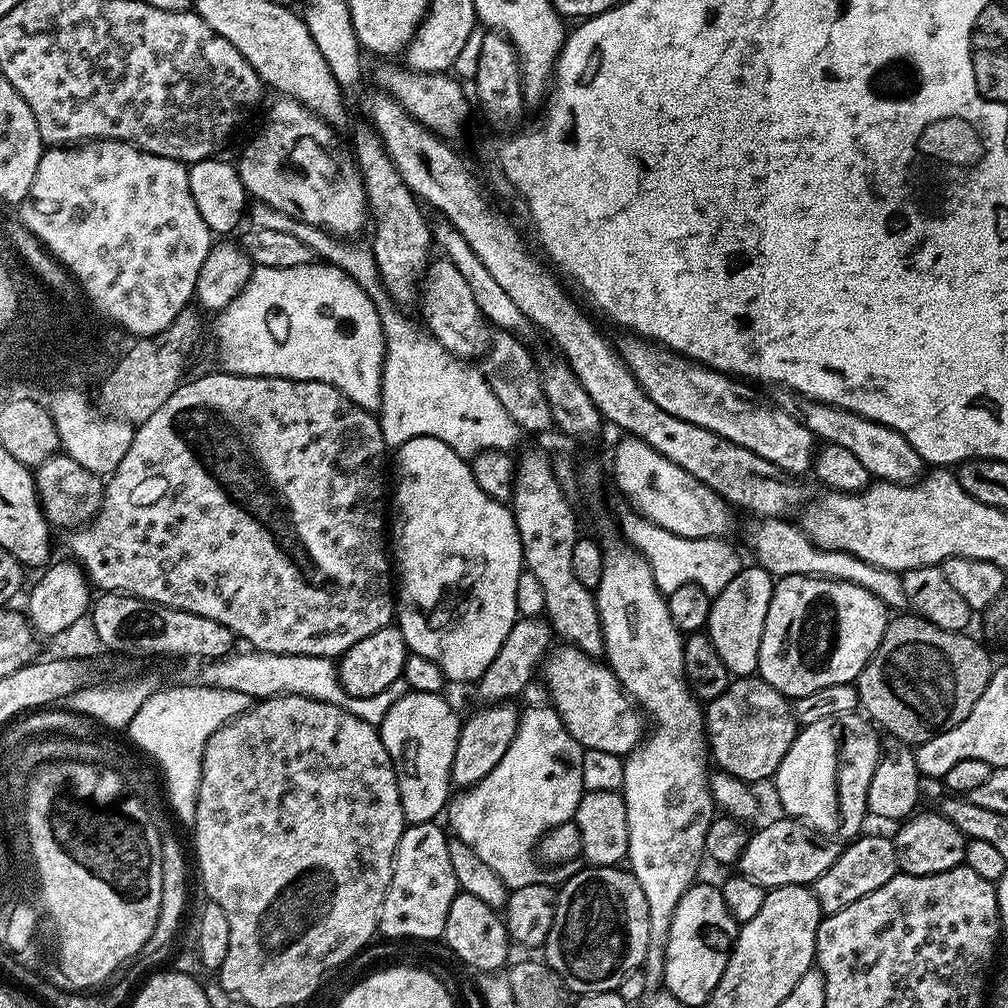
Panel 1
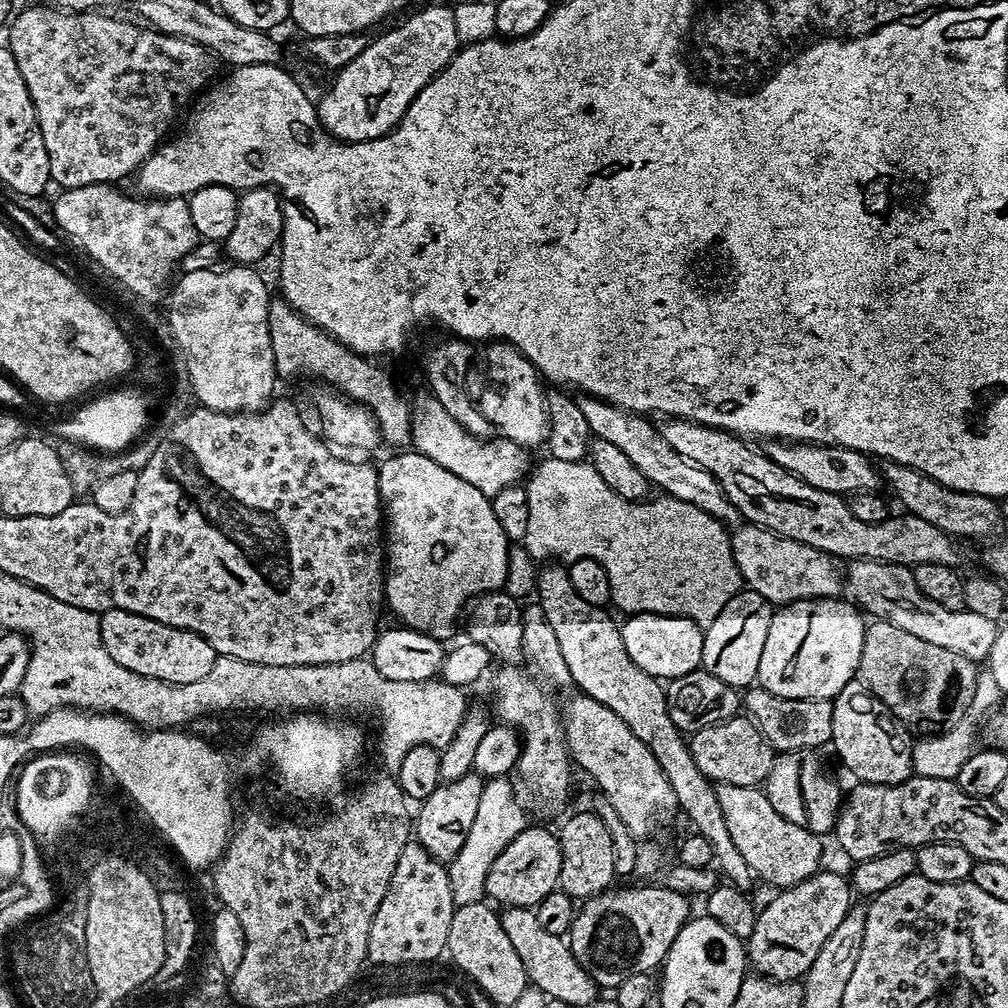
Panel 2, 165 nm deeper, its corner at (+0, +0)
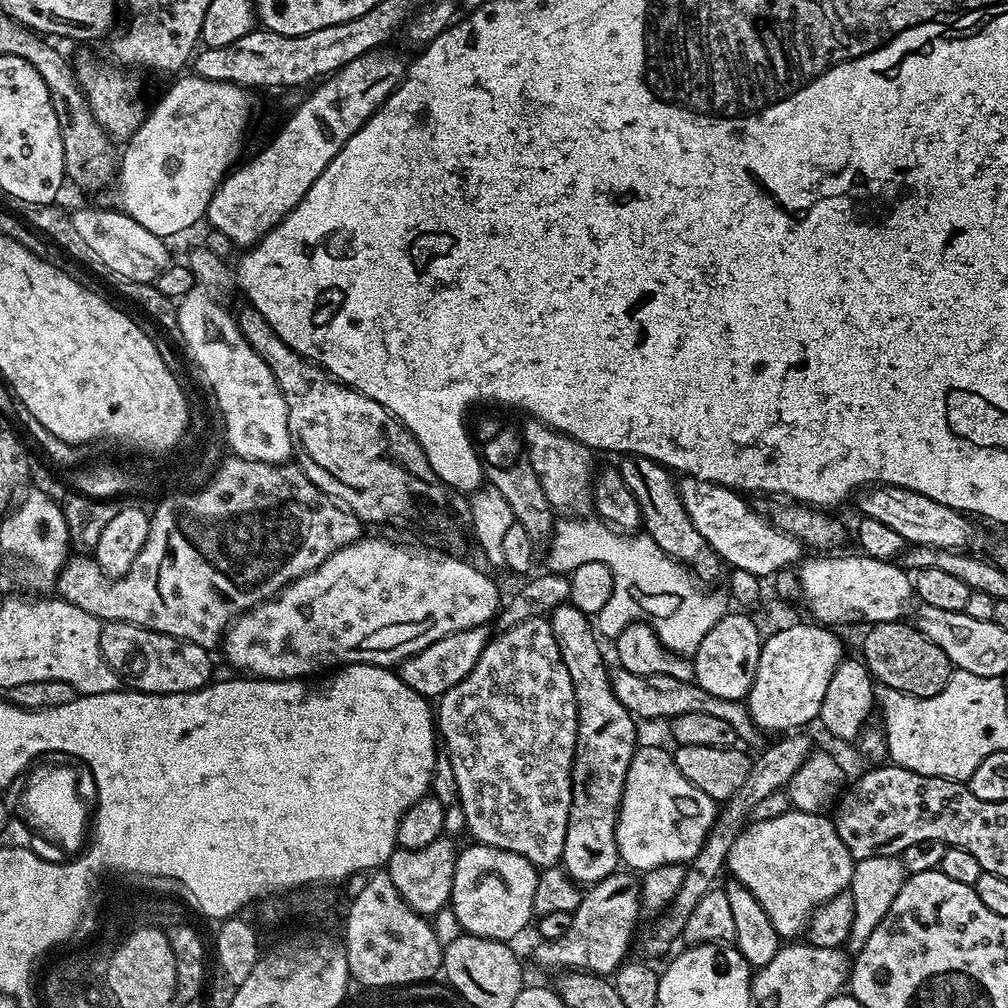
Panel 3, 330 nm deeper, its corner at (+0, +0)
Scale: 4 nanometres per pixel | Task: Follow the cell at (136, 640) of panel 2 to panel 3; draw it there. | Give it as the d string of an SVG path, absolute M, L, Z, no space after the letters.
M109 620L101 627L100 653L109 666L120 673L121 681L137 692L193 692L213 679L209 649L125 620Z

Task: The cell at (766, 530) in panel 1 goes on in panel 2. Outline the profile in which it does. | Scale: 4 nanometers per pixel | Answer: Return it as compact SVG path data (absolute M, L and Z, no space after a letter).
M854 560L847 567L847 591L848 588L852 591L851 599L869 617L885 620L894 626L902 626L902 630L910 630L910 634L926 642L934 642L934 646L954 650L954 654L962 654L977 662L987 661L998 631L997 621L981 618L980 615L967 610L946 610L946 606L930 602L930 598L926 598L926 594L918 590L918 582L914 582L914 574L909 565L887 564L877 560Z

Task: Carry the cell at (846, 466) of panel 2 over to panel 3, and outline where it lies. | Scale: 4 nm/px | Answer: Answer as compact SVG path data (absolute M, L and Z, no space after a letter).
M876 484L863 489L855 500L860 507L858 510L860 516L869 516L885 526L891 526L895 532L902 534L905 545L908 546L921 544L931 548L964 550L976 536L976 528L971 524L973 521L965 513L954 510L950 506L942 506L942 502L934 502L934 498L926 498L926 494L918 494L918 490Z

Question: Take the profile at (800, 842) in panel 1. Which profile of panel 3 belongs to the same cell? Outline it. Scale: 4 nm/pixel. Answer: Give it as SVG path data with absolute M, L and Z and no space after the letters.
M617 870L602 882L591 885L581 895L579 906L572 913L569 930L566 930L566 934L562 938L539 941L534 950L534 958L540 965L550 968L562 966L564 970L573 970L589 975L613 975L627 957L626 952L636 926L635 921L641 910L639 879L629 871Z

